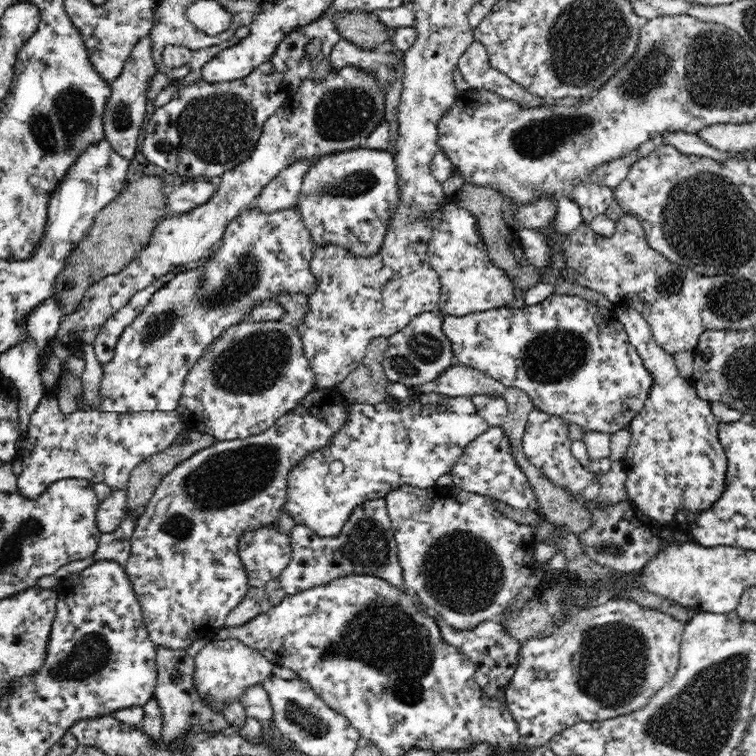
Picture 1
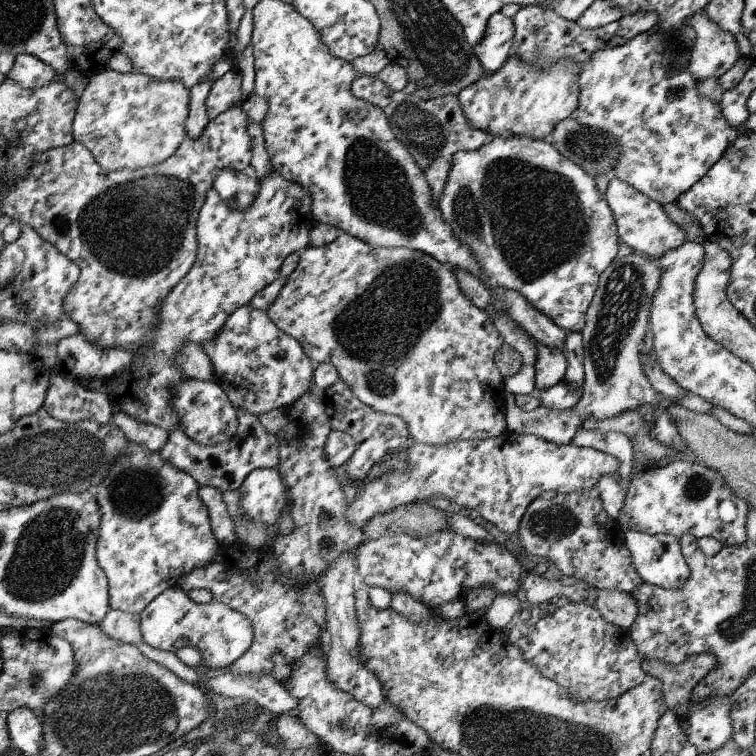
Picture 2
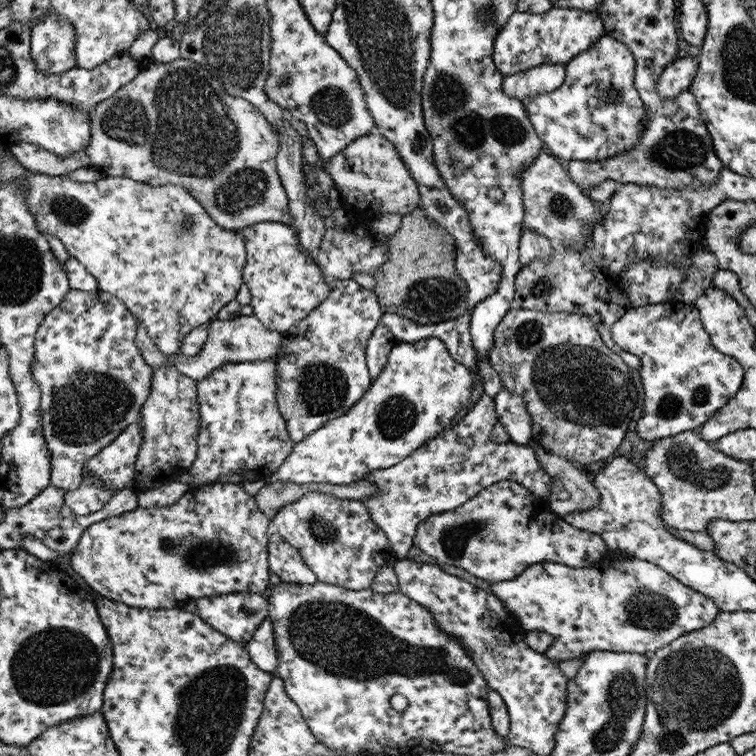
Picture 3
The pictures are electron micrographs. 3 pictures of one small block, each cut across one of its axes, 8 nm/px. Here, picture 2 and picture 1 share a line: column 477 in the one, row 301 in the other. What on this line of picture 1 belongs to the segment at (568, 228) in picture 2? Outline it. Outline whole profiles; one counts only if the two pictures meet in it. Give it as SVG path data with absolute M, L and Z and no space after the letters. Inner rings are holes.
M250 206L226 226L220 246L205 257L190 264L167 279L165 286L150 296L150 302L132 321L116 345L114 359L103 367L100 384L102 411L114 412L172 412L182 398L185 378L206 349L227 328L246 320L255 306L275 300L283 295L313 296L318 289L318 277L314 276L310 262L317 250L310 229L306 227L302 211L296 206L262 211Z

